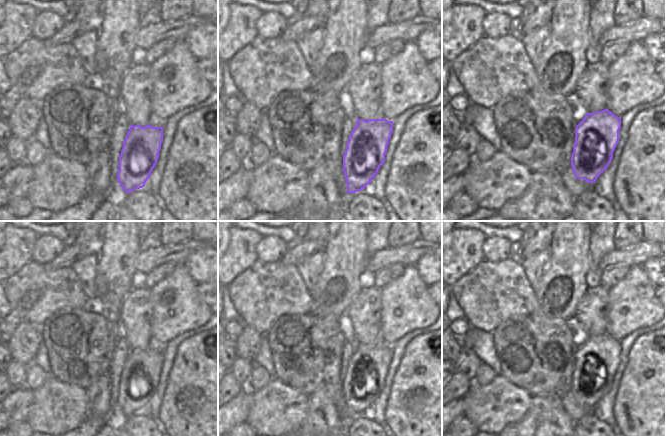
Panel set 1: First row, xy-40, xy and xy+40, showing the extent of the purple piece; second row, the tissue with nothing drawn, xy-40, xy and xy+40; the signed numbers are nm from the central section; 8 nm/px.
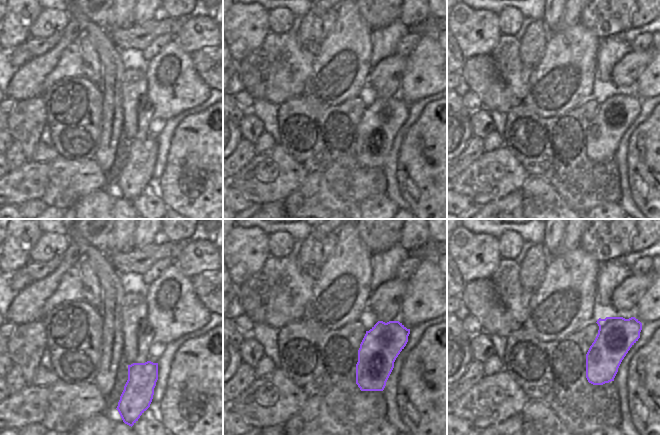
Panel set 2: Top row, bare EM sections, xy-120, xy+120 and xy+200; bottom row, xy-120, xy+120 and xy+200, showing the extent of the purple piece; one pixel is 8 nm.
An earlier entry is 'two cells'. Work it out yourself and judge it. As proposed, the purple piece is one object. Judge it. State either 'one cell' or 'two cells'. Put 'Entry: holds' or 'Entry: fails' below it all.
one cell
Entry: fails

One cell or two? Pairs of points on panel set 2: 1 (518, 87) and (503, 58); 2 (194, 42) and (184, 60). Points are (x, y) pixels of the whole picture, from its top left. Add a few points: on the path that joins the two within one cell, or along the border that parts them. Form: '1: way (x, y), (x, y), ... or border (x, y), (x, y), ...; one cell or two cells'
1: way (517, 80), (509, 65); one cell
2: border (174, 38), (190, 54); two cells

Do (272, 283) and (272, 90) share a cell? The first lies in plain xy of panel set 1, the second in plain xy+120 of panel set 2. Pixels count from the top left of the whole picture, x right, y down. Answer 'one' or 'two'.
one

